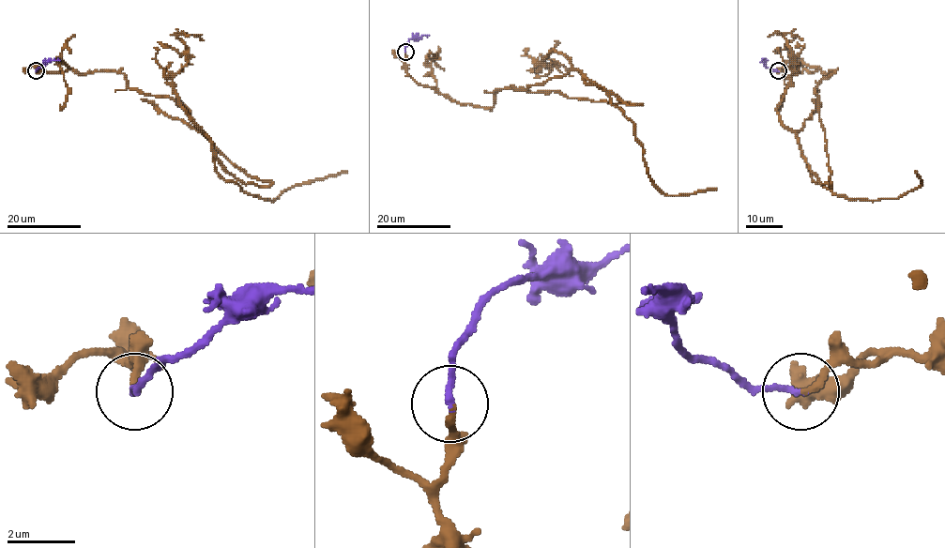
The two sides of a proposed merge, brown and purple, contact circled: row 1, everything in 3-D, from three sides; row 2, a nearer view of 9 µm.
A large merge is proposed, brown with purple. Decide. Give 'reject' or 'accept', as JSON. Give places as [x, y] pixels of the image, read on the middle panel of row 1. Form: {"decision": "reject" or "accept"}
{"decision": "accept"}

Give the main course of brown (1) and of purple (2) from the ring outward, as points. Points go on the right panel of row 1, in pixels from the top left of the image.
1: (778, 70), (835, 72), (815, 92), (831, 186), (804, 158), (812, 180), (876, 201), (920, 186), (915, 170)
2: (778, 70), (772, 70), (761, 61)

